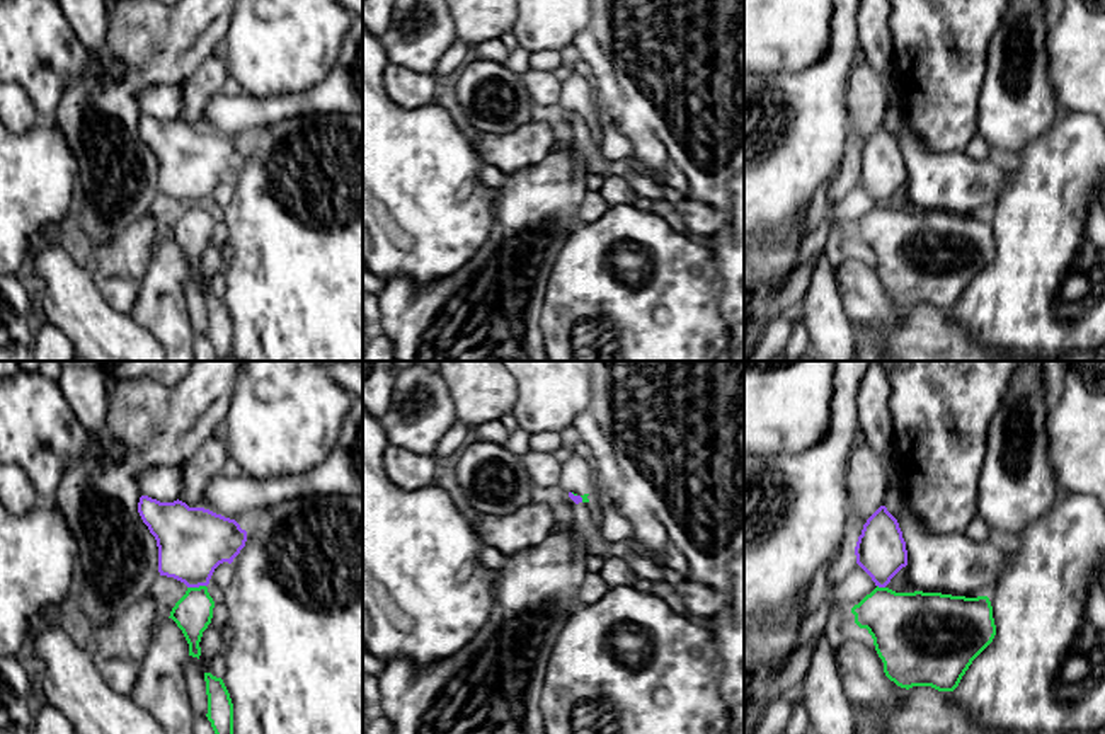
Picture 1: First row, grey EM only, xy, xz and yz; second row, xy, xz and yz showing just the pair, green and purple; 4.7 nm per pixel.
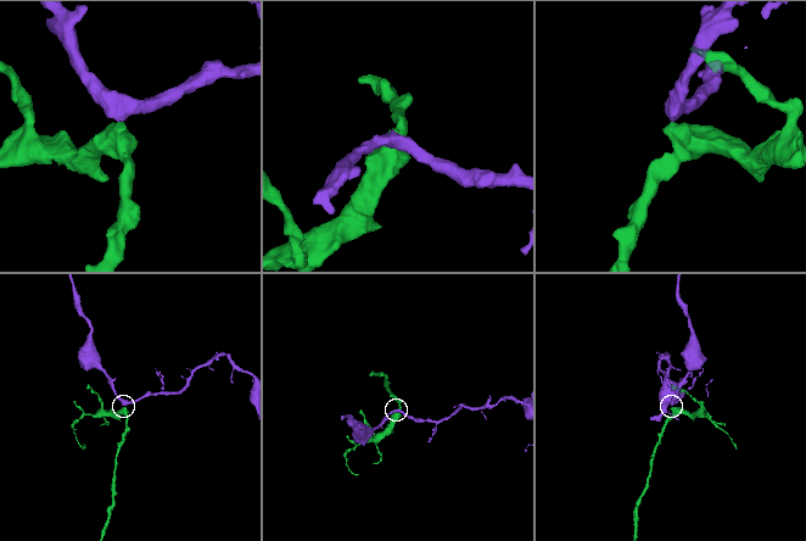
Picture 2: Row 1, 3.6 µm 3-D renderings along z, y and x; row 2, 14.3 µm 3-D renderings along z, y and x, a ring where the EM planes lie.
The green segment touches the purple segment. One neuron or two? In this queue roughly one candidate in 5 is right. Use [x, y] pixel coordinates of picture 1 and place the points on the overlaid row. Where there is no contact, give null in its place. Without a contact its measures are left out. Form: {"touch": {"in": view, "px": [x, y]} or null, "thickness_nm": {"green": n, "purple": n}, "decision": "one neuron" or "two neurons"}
{"touch": {"in": "xy", "px": [196, 588]}, "thickness_nm": {"green": 180, "purple": 320}, "decision": "two neurons"}

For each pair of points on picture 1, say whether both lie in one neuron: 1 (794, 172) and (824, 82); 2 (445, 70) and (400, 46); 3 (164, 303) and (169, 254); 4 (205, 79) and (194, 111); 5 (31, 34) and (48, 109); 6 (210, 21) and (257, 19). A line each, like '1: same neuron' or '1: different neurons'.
1: same neuron
2: different neurons
3: same neuron
4: same neuron
5: same neuron
6: different neurons

